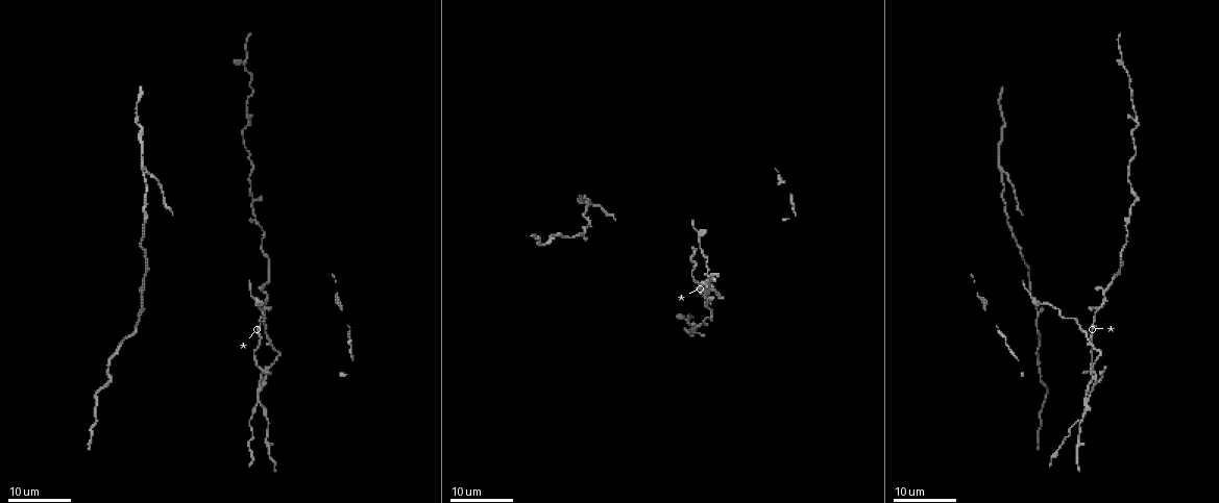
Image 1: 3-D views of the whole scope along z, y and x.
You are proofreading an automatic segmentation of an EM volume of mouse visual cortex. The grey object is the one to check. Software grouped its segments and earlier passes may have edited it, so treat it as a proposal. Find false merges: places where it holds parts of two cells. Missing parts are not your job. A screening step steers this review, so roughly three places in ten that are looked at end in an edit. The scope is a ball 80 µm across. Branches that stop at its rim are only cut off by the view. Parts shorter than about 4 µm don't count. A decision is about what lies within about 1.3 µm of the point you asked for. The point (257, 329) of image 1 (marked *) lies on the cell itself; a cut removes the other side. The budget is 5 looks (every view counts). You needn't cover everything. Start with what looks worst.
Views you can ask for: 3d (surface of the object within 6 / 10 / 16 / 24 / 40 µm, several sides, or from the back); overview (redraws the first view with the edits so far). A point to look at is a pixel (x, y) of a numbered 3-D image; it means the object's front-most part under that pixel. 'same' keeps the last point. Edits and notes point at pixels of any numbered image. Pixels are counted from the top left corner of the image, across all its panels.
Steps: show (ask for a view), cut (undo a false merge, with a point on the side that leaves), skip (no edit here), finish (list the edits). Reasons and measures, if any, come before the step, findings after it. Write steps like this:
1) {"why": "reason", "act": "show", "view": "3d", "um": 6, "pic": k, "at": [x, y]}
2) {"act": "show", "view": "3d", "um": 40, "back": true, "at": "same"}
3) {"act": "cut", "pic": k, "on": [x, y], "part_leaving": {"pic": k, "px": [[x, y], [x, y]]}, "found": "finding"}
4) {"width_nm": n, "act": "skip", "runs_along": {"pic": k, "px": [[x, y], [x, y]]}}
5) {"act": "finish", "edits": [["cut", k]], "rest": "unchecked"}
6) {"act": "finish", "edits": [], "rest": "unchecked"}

{"act": "show", "view": "3d", "um": 16, "pic": 1, "at": [260, 404]}

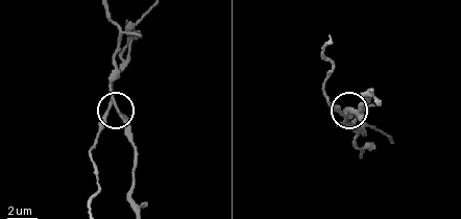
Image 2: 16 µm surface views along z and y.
{"act": "show", "view": "3d", "um": 10, "pic": 2, "at": [349, 110]}

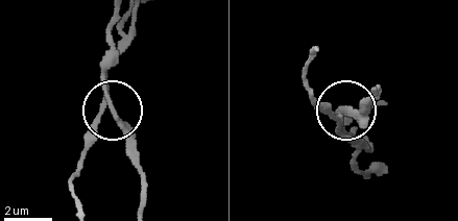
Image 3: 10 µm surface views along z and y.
{"side_arm_um": 13, "arms": 3, "act": "cut", "pic": 3, "on": [94, 128], "found": "two cells meet here"}

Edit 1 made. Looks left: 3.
{"act": "show", "view": "overview"}

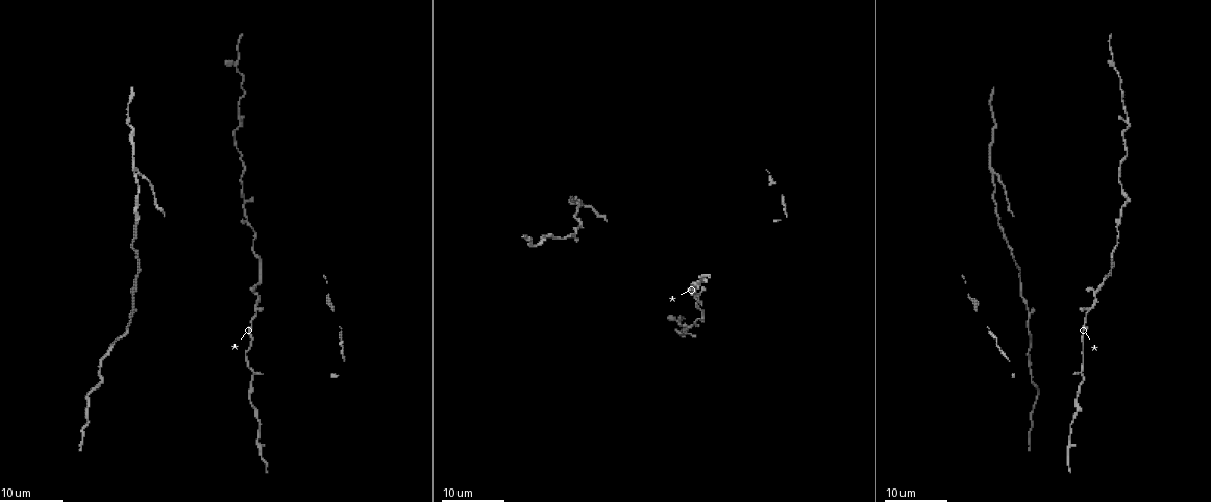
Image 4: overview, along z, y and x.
{"why": "three-way junction", "act": "show", "view": "3d", "um": 16, "pic": 4, "at": [1030, 311]}

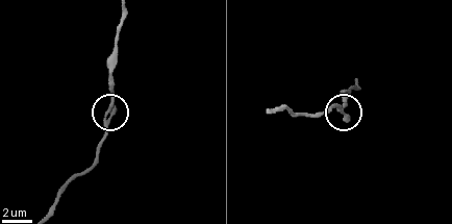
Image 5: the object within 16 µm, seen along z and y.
{"why": "zoom in", "act": "show", "view": "3d", "um": 10, "at": "same"}

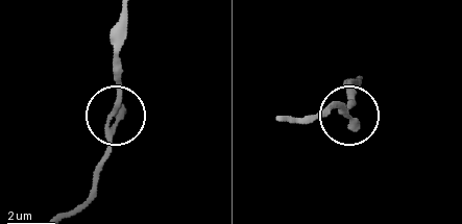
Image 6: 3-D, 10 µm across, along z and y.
{"act": "skip", "found": "all the same cell"}

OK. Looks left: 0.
{"act": "finish", "edits": [["cut", 3]], "rest": "unchecked"}

